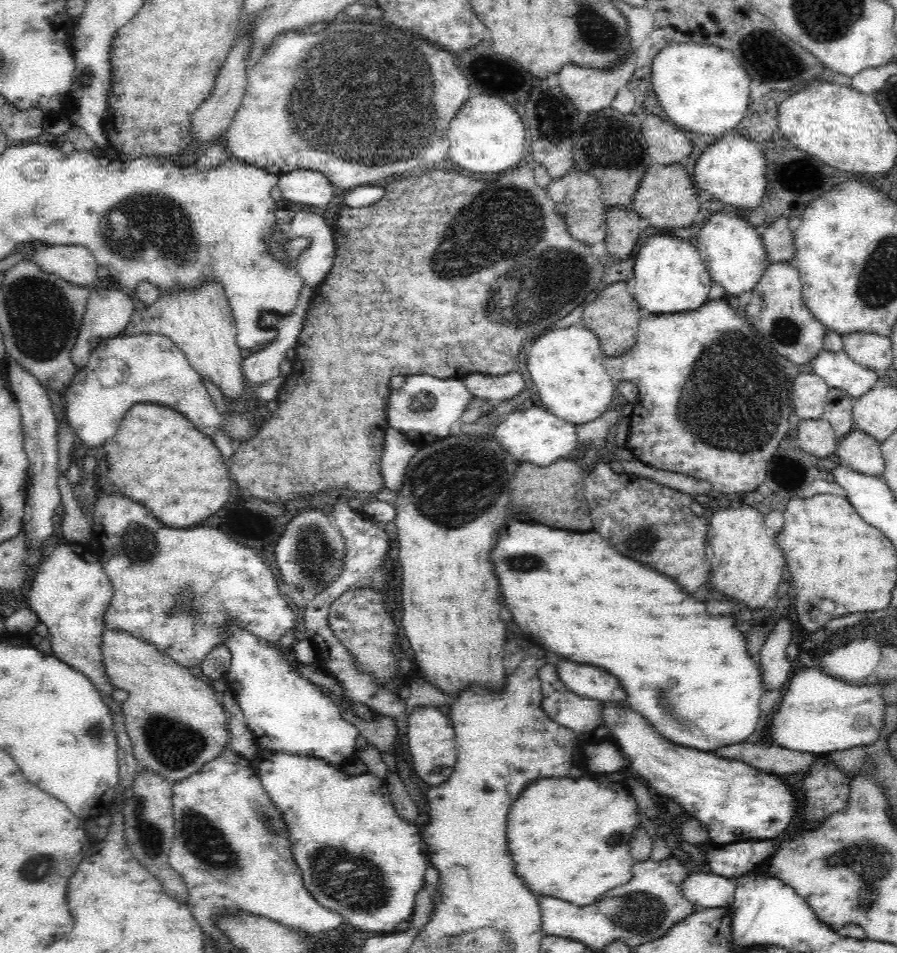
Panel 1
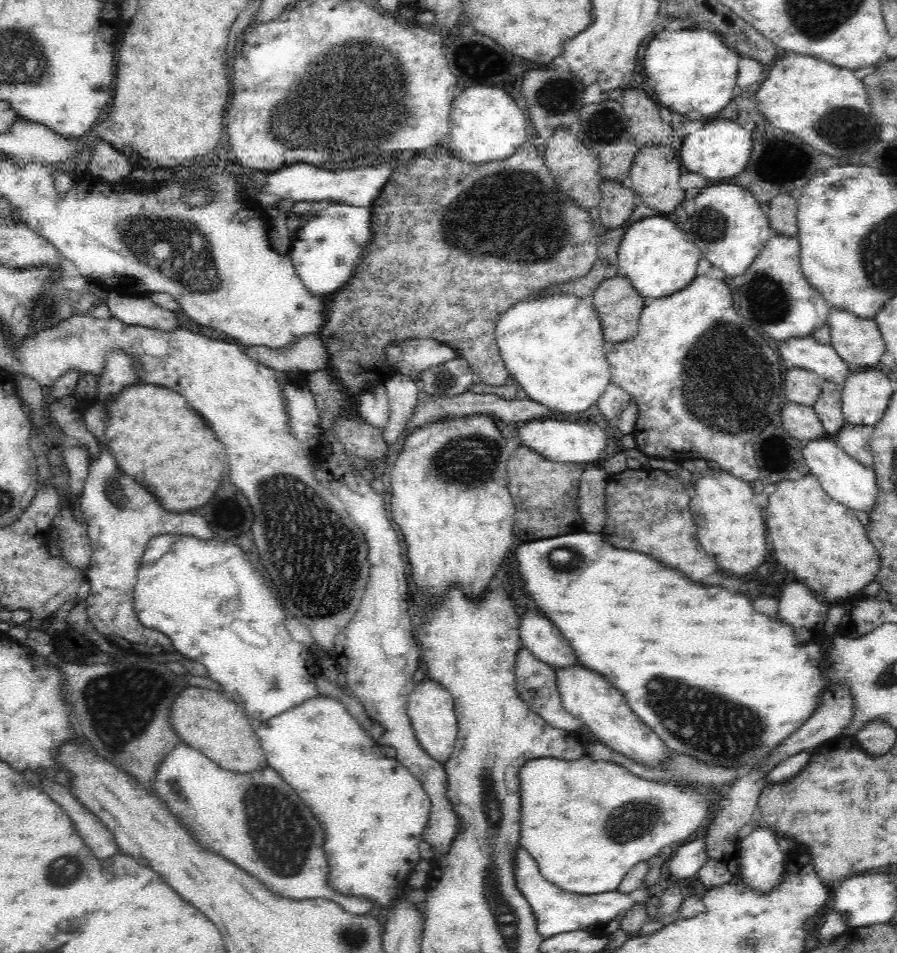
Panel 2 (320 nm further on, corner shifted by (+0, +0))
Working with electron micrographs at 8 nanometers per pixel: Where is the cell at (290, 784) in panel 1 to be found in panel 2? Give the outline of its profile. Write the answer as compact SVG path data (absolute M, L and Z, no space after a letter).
M318 694L311 700L304 700L304 703L292 706L288 711L261 722L260 726L255 729L255 733L266 756L265 760L268 760L268 765L276 770L281 778L297 792L300 799L308 805L313 816L318 816L324 832L328 834L324 850L326 850L327 863L330 868L327 878L329 886L344 895L365 896L371 902L375 902L378 906L384 906L384 908L404 897L408 885L408 876L421 860L418 843L423 840L424 829L429 819L429 812L432 809L432 802L430 802L427 793L421 786L421 782L402 764L398 763L398 760L387 758L383 753L383 746L380 746L378 741L374 741L369 731L364 729L358 723L358 720L348 712L346 706L334 697Z

